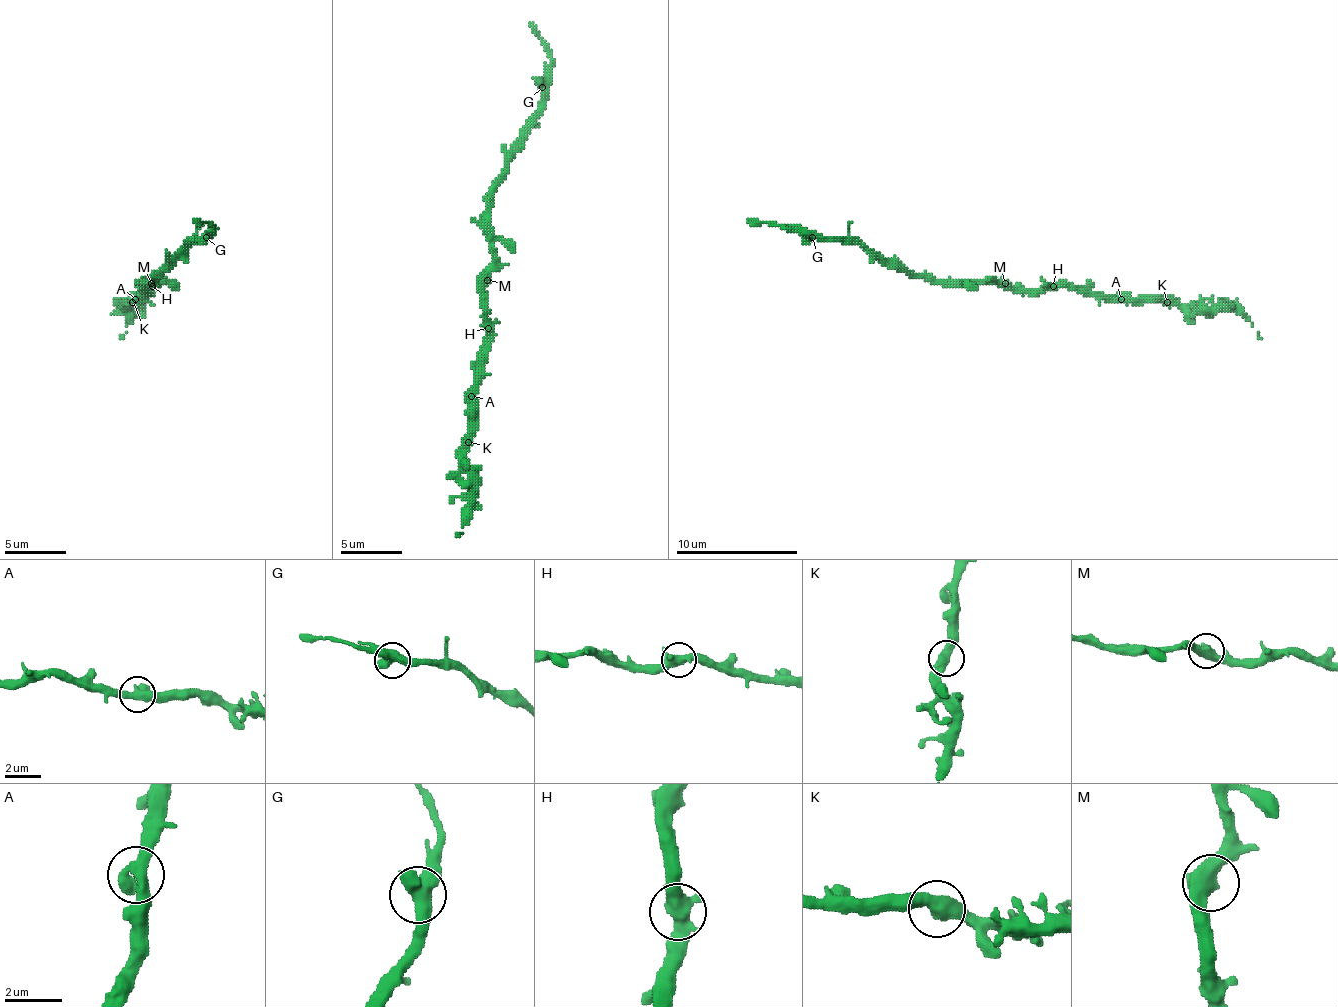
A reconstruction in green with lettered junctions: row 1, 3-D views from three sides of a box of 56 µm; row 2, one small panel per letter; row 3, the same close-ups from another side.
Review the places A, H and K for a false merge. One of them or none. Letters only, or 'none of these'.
none of these

